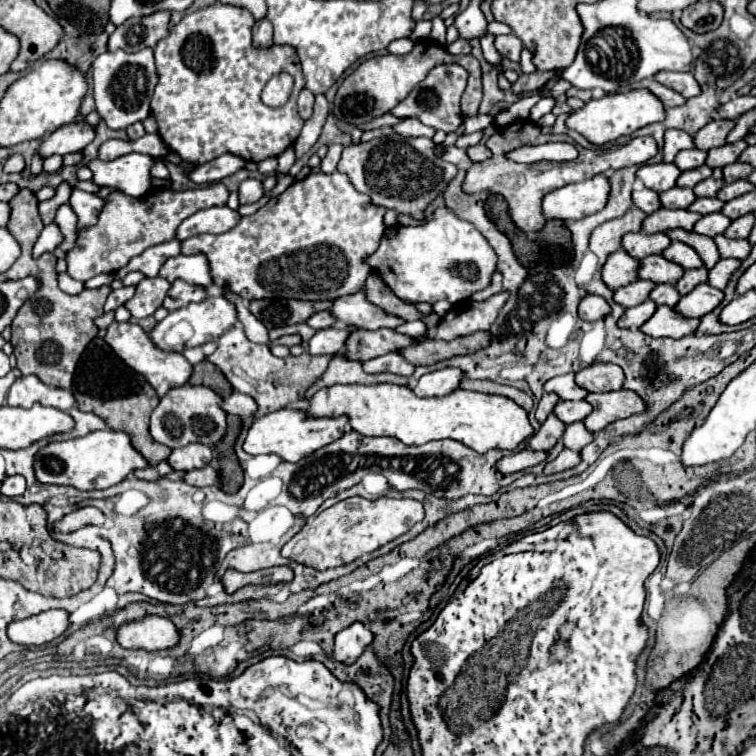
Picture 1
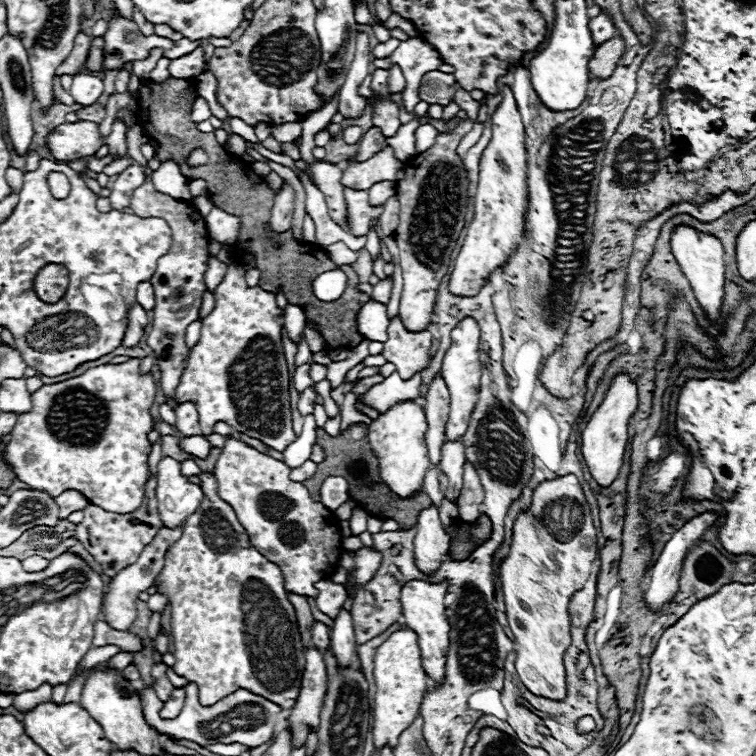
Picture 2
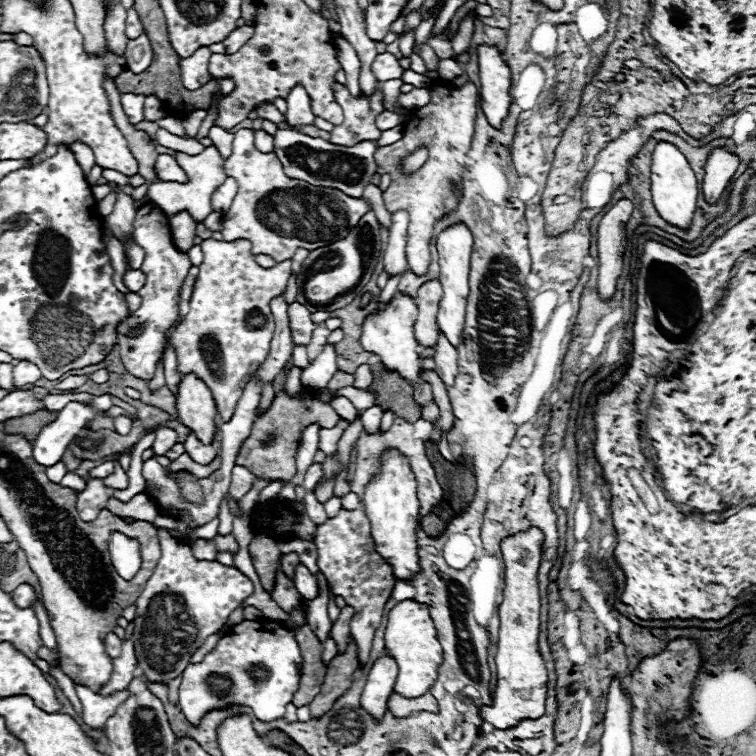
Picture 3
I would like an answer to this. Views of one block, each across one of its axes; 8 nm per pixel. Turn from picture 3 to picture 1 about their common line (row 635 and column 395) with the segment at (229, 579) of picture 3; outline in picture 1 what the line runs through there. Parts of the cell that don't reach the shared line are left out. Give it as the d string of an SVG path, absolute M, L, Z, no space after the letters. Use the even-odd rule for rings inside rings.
M400 134L382 136L364 144L346 146L338 162L338 172L346 174L358 192L368 194L374 206L422 220L424 210L444 194L446 186L458 174L458 168L442 160L436 148L438 144L434 144L432 138L404 138Z

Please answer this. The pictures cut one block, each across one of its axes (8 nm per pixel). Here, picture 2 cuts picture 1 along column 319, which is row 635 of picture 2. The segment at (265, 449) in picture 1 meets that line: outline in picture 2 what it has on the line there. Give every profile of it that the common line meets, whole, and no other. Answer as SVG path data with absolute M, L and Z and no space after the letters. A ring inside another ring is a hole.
M410 580L410 582L404 584L402 596L400 596L406 626L412 628L418 634L418 644L420 644L420 652L422 652L422 668L424 668L426 676L436 682L436 686L444 684L446 658L448 658L448 648L450 648L450 636L448 636L450 622L444 614L444 610L446 610L444 596L448 592L446 588L448 588L448 582L428 584L428 582L422 582L422 580Z

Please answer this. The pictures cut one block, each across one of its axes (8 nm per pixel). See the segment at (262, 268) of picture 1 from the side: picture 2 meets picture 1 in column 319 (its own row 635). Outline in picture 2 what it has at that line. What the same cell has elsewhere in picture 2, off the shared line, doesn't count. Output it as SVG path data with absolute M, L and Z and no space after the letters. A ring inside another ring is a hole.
M200 474L204 500L184 522L184 532L166 554L166 566L158 576L158 592L172 604L174 672L198 684L202 706L214 706L238 688L256 692L288 710L296 704L304 674L304 646L296 624L296 614L284 590L284 576L276 564L266 560L248 540L232 506L218 496L214 474Z

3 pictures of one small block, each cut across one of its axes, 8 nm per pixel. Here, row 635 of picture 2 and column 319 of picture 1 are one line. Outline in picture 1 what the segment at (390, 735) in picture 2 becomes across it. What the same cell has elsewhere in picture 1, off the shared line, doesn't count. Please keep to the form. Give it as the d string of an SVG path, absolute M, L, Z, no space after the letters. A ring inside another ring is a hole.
M336 384L320 390L310 398L308 414L330 418L346 414L352 428L362 436L394 436L404 444L426 444L430 440L452 438L480 454L492 448L514 450L534 432L528 420L528 412L514 400L498 394L470 392L462 388L442 398L418 398L408 386Z

